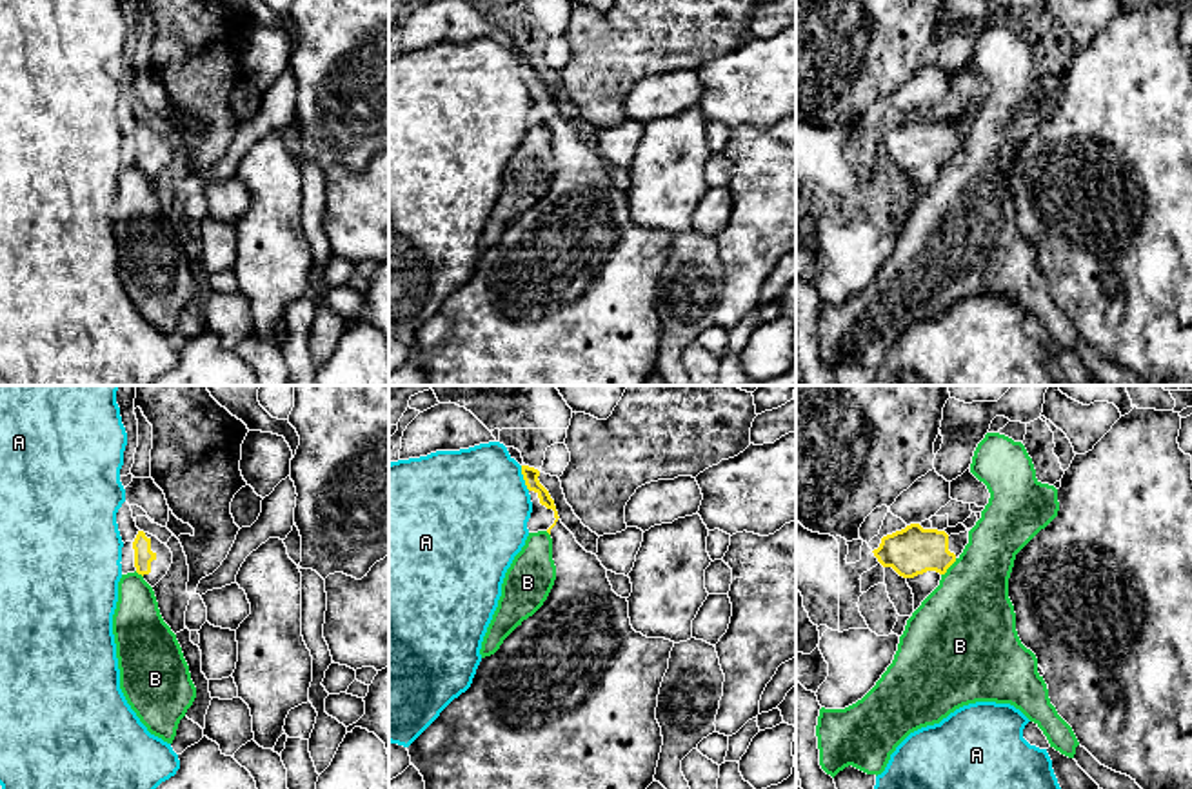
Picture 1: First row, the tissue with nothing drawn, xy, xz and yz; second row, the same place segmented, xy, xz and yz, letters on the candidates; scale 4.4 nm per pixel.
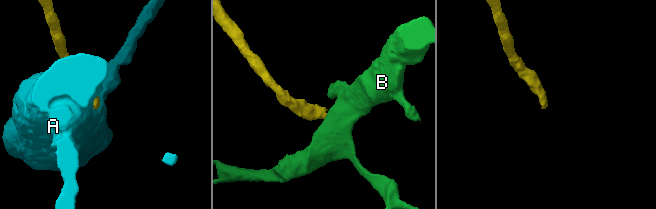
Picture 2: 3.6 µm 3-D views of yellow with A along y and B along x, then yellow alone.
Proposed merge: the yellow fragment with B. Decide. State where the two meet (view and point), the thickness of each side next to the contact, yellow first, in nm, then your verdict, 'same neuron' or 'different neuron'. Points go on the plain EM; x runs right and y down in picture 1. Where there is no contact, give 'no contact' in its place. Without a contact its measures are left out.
contact yz (949, 159); calibres 220 and 400 nm; different neuron

